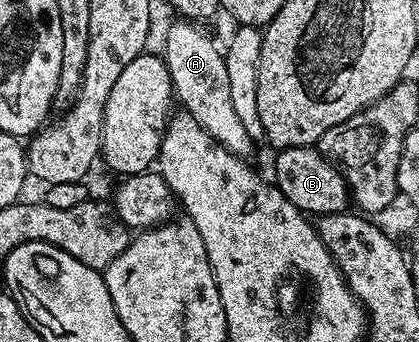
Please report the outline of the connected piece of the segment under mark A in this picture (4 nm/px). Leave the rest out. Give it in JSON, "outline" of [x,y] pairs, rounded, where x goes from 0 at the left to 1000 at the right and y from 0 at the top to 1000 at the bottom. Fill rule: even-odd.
{"outline":[[[422,58],[394,99],[389,167],[408,211],[420,295],[442,307],[434,310],[439,330],[456,336],[516,415],[532,421],[561,456],[592,465],[609,409],[589,398],[589,374],[580,374],[554,304],[530,137],[518,137],[480,85],[477,73],[458,61]]]}

